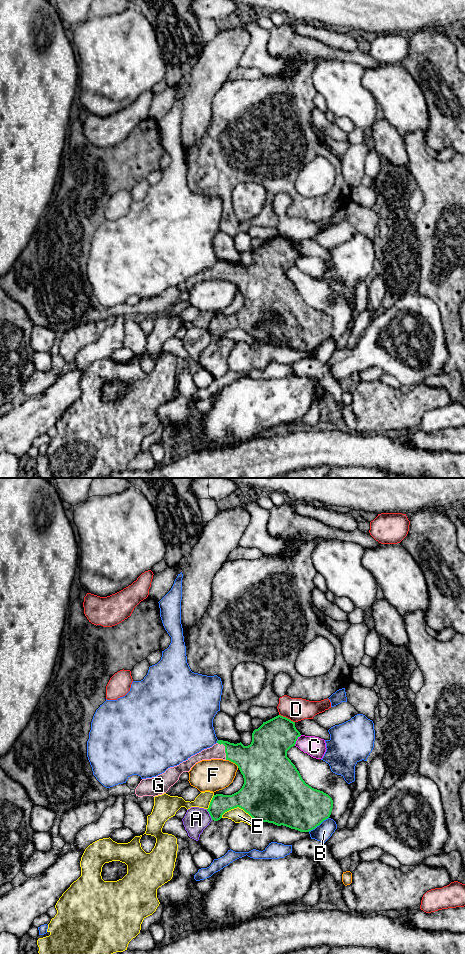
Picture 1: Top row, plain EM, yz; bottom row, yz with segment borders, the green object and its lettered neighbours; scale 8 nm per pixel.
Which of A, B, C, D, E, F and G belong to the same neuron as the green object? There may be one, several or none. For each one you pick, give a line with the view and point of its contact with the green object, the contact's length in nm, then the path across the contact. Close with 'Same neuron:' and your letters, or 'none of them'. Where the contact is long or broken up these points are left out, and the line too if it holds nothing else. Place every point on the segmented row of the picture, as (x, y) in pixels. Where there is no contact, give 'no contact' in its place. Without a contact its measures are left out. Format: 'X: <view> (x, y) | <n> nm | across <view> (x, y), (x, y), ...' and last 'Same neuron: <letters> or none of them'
G: yz (225, 749) | 160 nm | across yz (254, 760), (225, 749), (217, 751)
Same neuron: G

